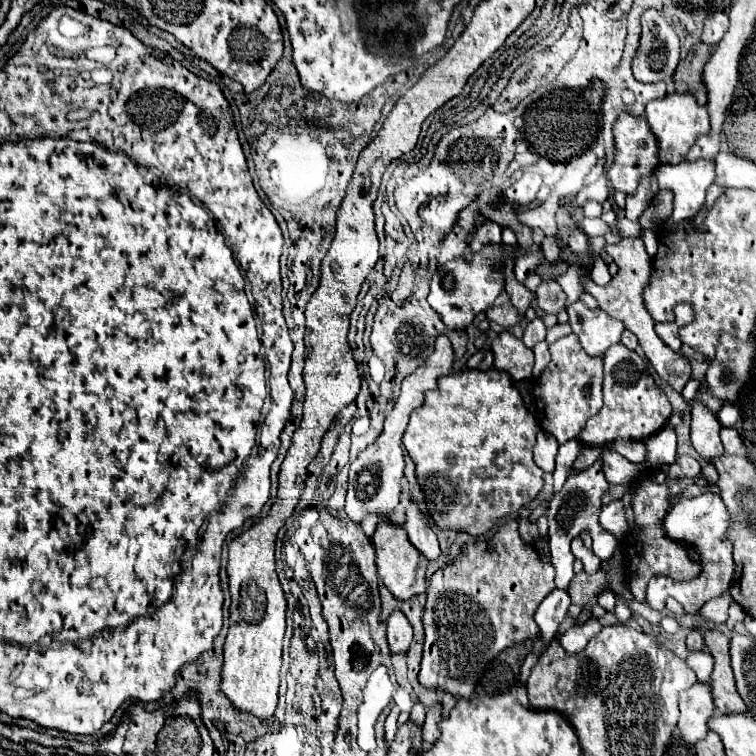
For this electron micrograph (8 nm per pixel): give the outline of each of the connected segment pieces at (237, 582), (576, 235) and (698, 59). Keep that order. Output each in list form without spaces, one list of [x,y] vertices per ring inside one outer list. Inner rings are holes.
[[[266,516],[252,524],[246,532],[236,536],[228,550],[228,580],[230,580],[230,630],[224,642],[224,668],[222,668],[222,692],[228,700],[242,712],[250,712],[258,718],[268,718],[274,714],[278,702],[280,668],[282,668],[282,638],[286,630],[286,598],[280,586],[276,564],[274,564],[274,544],[276,534],[290,516]]]
[[[574,230],[569,236],[567,247],[573,253],[585,253],[588,250],[588,235],[580,230]]]
[[[702,42],[693,47],[692,52],[678,64],[674,72],[674,84],[676,92],[686,92],[692,90],[698,98],[698,104],[706,104],[706,86],[702,80],[702,68],[706,66],[711,50]]]

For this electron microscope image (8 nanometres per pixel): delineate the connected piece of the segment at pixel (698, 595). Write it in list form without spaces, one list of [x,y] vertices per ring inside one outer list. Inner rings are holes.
[[[704,492],[698,498],[678,500],[668,510],[662,526],[664,526],[664,532],[670,540],[676,540],[676,542],[682,540],[688,546],[692,546],[692,550],[698,554],[698,560],[700,560],[700,574],[692,580],[686,580],[686,582],[676,582],[670,576],[654,576],[648,582],[646,604],[654,610],[664,610],[666,600],[676,598],[684,606],[686,614],[694,616],[706,600],[722,596],[724,592],[728,592],[728,588],[732,584],[734,560],[732,560],[732,544],[730,544],[728,534],[726,534],[728,526],[730,526],[730,516],[726,512],[726,506],[718,498],[718,494]]]

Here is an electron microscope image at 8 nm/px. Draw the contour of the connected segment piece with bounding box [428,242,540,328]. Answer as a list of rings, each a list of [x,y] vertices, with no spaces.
[[[488,242],[488,244],[484,244],[484,248],[480,252],[474,252],[470,260],[454,258],[452,262],[438,266],[438,270],[434,272],[432,282],[430,282],[430,294],[428,294],[430,306],[442,316],[446,326],[466,328],[468,324],[472,324],[476,314],[492,308],[496,298],[504,290],[506,260],[516,262],[518,258],[532,254],[532,252],[540,252],[540,246],[532,244],[530,248],[520,248],[520,246]]]

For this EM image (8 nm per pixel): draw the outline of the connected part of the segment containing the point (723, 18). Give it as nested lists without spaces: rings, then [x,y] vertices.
[[[716,12],[714,16],[710,16],[704,22],[704,32],[702,32],[702,42],[706,44],[718,44],[722,40],[722,36],[728,30],[728,14],[724,12]]]

